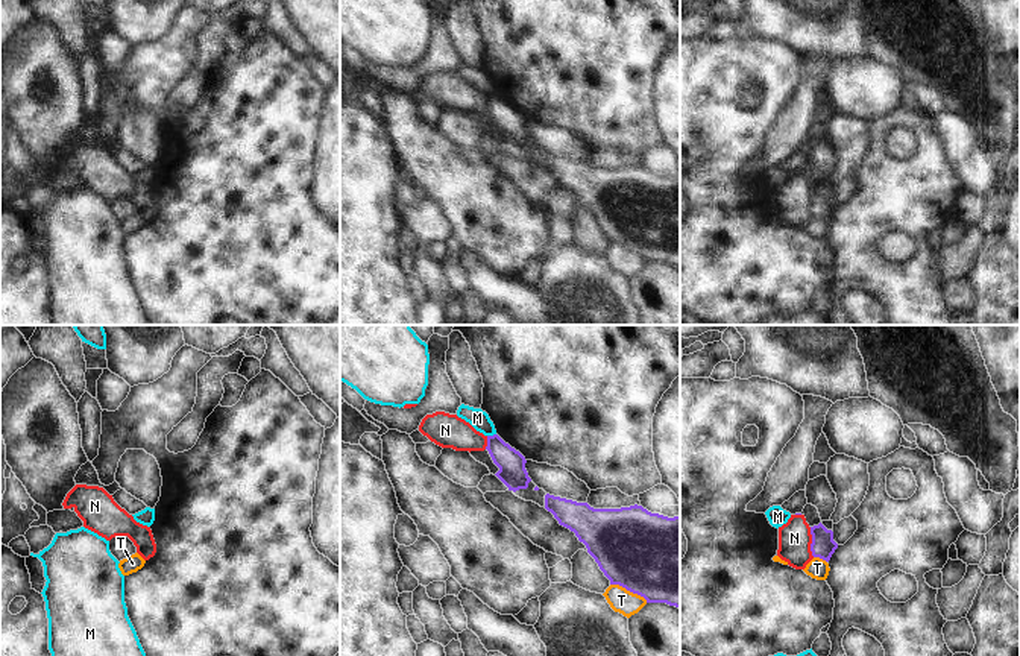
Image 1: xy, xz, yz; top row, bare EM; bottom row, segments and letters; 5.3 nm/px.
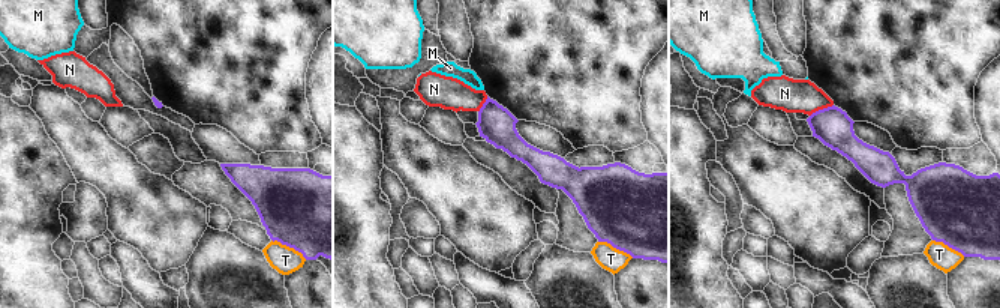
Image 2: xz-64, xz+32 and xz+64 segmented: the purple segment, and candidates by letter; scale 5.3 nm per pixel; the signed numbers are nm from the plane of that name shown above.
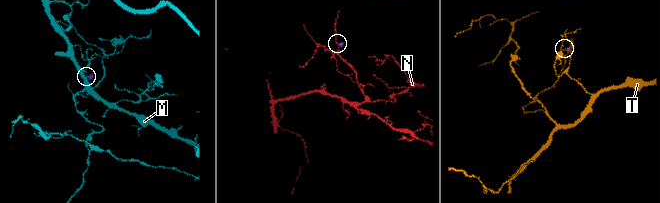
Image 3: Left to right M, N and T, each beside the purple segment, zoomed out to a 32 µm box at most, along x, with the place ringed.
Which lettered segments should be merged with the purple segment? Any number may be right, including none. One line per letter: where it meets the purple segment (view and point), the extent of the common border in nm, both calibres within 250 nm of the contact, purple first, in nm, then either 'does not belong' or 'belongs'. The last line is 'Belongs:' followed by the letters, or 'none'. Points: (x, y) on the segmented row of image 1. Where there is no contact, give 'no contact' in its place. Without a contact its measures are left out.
M: contact xz (491, 436); length 50 nm; calibres 150 and 100 nm; does not belong
N: contact yz (812, 542); length 160 nm; calibres 130 and 180 nm; does not belong
T: contact xz (629, 589); length 220 nm; calibres 460 and 130 nm; does not belong
Belongs: none

